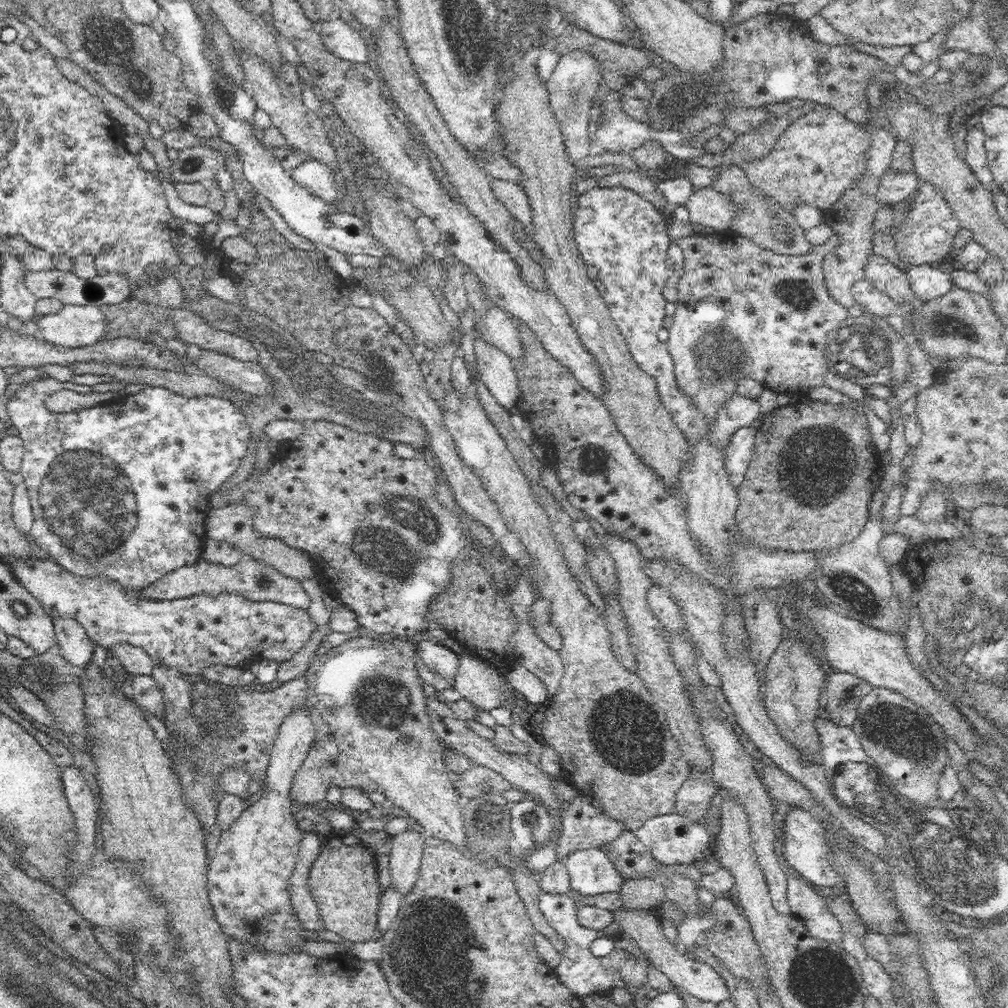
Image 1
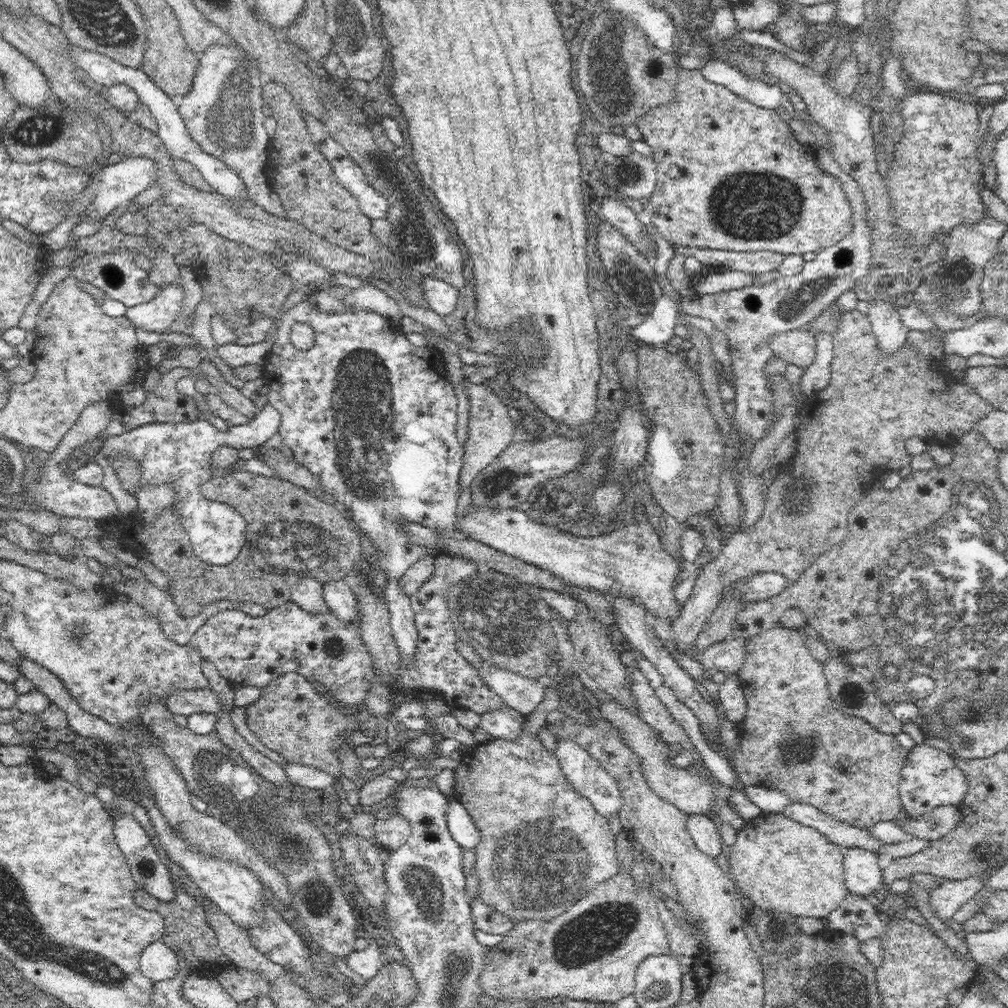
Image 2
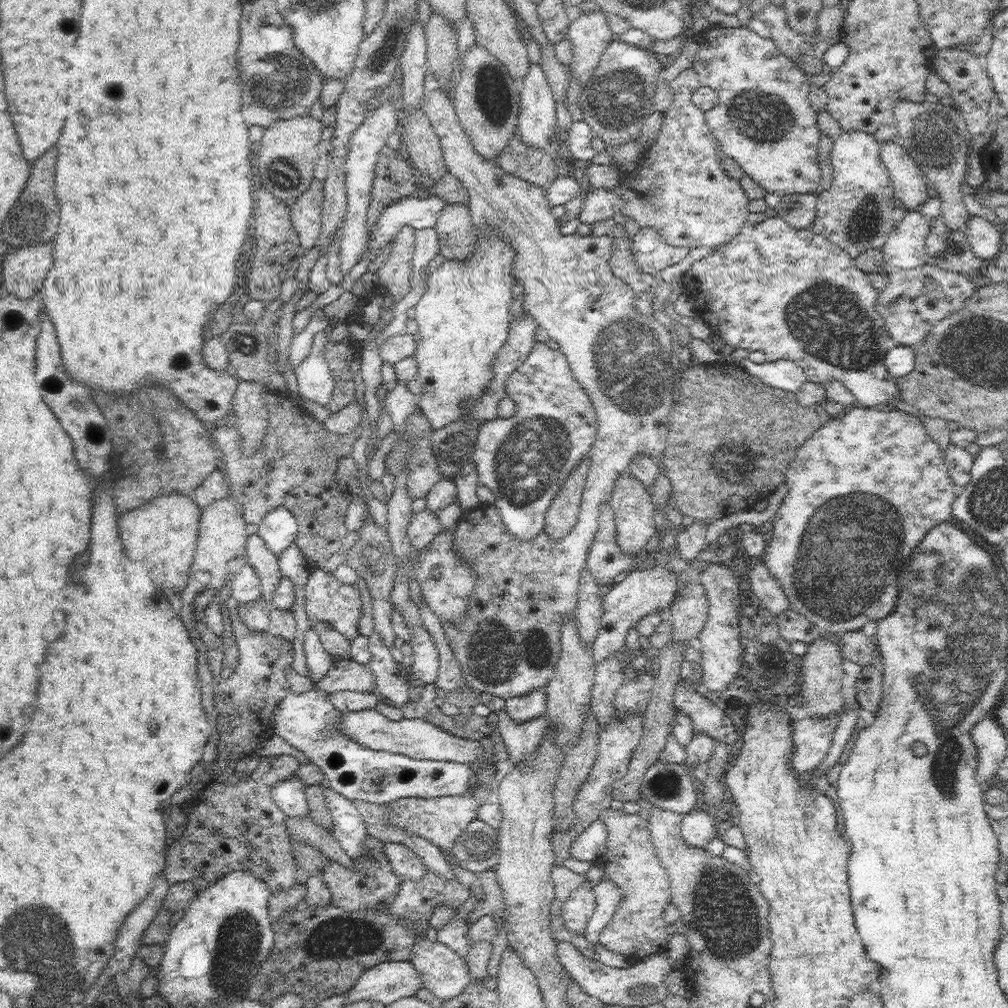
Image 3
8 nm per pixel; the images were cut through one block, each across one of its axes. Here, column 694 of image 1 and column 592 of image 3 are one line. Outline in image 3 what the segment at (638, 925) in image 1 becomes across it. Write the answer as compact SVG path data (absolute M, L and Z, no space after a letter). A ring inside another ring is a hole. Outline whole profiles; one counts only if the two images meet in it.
M557 940L557 955L562 966L590 996L595 996L603 1004L645 1007L656 1002L663 1002L670 993L664 979L672 972L674 962L666 953L656 953L633 961L628 968L606 966L597 959L584 956L571 942Z

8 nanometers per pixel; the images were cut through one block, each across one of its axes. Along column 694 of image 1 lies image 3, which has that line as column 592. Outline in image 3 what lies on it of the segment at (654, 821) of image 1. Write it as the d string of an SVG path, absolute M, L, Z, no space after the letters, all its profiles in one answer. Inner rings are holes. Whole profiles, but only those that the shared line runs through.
M597 818L581 829L572 845L572 856L576 860L593 862L595 858L605 852L608 835L604 823Z

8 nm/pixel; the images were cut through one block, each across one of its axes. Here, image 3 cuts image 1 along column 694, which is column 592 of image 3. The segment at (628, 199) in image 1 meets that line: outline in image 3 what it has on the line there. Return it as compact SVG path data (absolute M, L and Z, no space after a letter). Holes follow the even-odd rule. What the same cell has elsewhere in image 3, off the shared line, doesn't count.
M536 342L531 348L531 353L528 355L527 360L513 373L510 374L506 381L507 394L516 405L516 414L510 418L496 417L492 420L486 421L479 426L479 433L473 435L475 440L474 455L471 458L475 464L476 472L480 484L487 486L495 495L495 506L501 514L501 519L506 525L506 528L520 540L533 540L533 538L543 532L545 528L545 514L548 507L552 504L554 497L558 494L559 489L564 484L564 481L569 477L569 474L574 470L574 467L580 464L580 461L589 454L592 443L595 441L597 433L597 416L594 407L592 406L590 397L584 392L582 385L576 380L570 371L570 365L566 361L563 352L558 349L550 349L545 342Z

